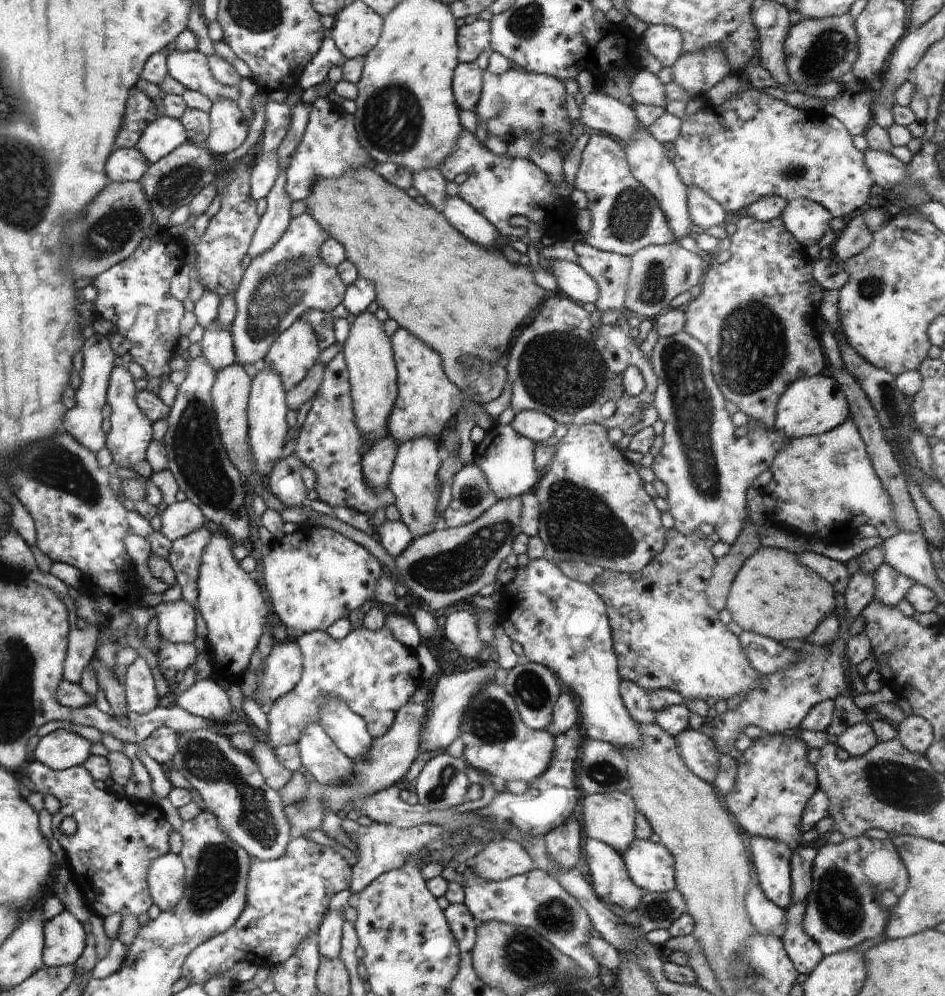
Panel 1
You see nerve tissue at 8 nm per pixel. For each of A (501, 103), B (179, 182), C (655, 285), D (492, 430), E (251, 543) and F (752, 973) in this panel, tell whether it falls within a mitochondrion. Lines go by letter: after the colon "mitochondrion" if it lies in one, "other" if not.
A: mitochondrion
B: mitochondrion
C: mitochondrion
D: other
E: other
F: mitochondrion

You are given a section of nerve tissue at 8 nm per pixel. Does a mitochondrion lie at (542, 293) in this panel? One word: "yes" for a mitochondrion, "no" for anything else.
no

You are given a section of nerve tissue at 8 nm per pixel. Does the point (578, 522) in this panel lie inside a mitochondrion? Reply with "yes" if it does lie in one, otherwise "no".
yes

